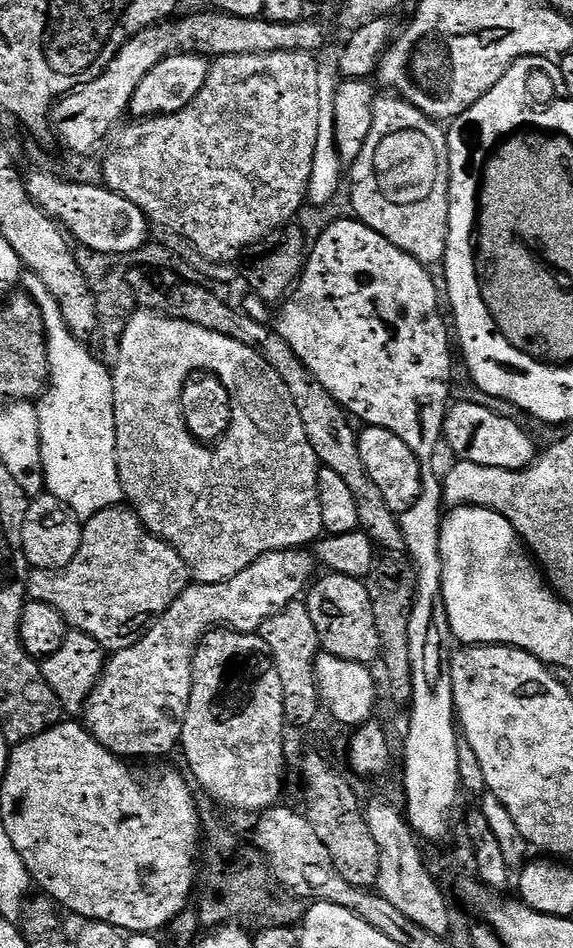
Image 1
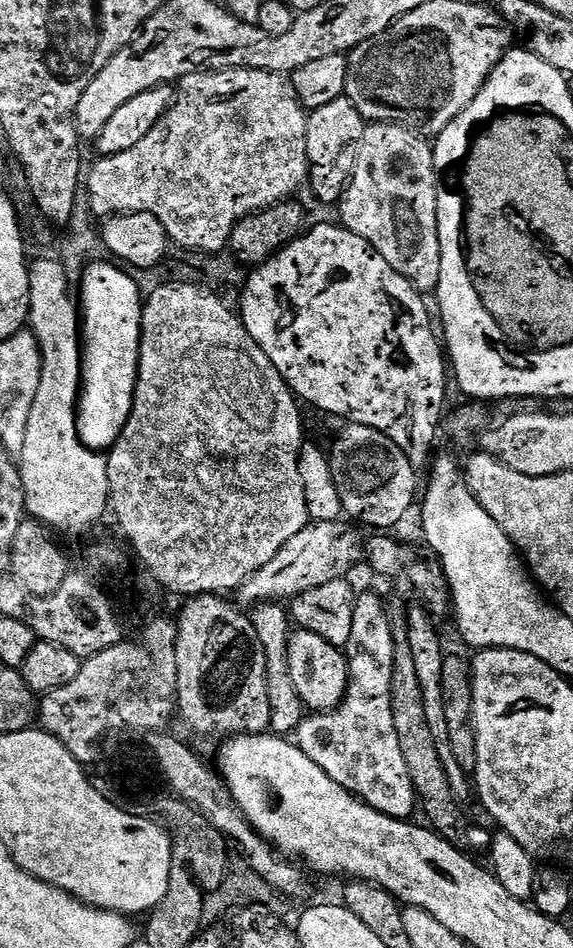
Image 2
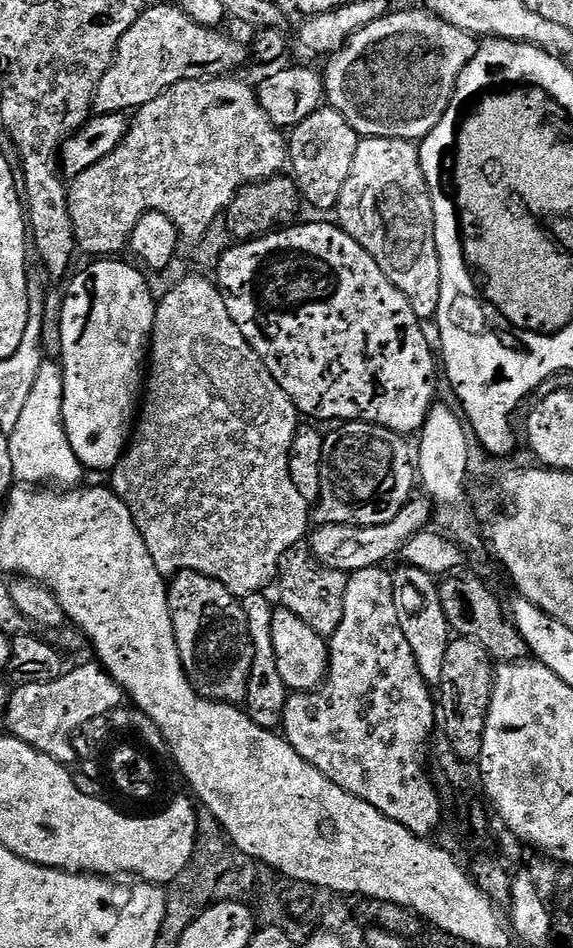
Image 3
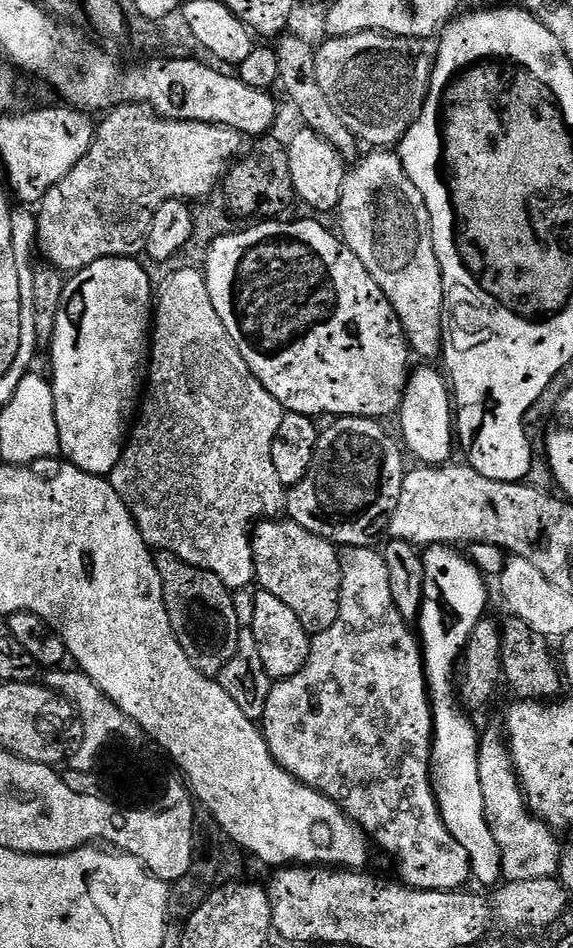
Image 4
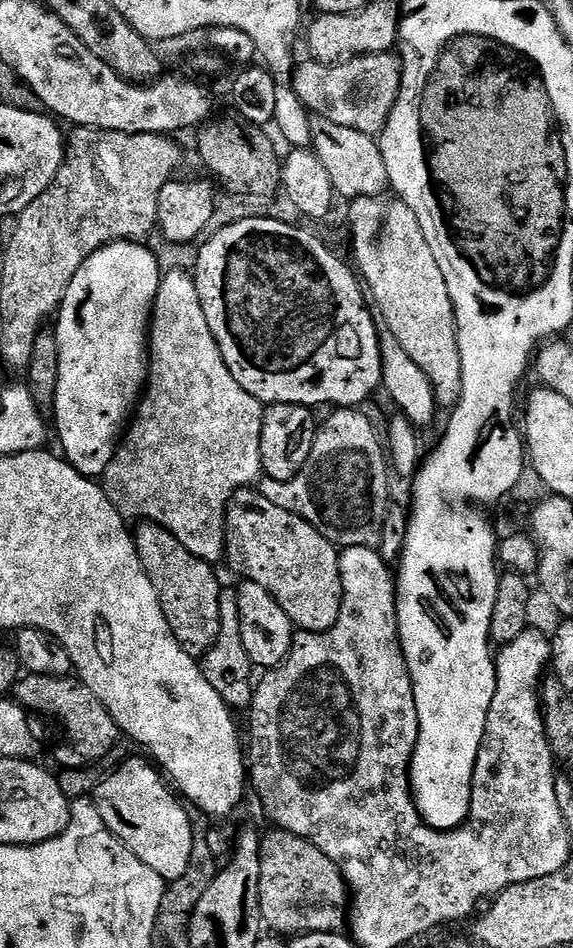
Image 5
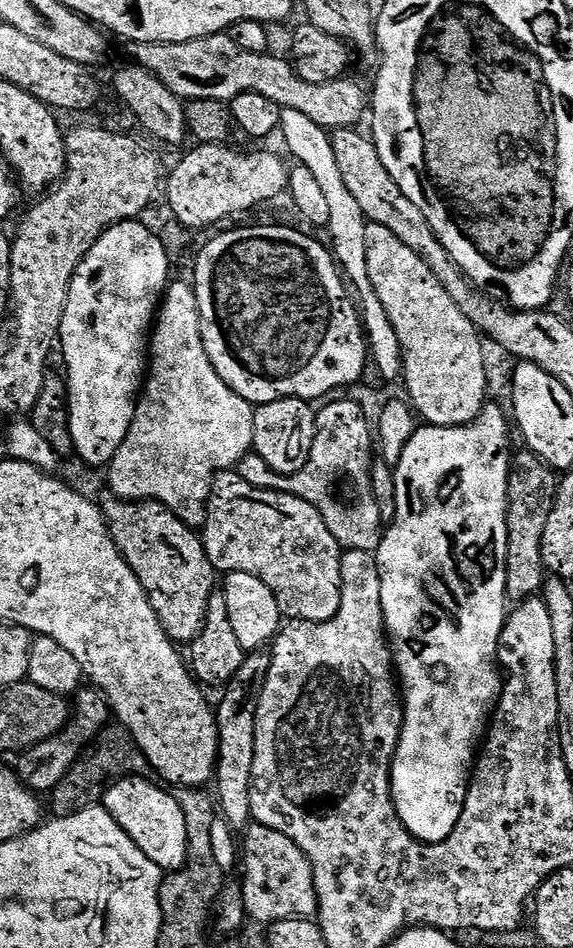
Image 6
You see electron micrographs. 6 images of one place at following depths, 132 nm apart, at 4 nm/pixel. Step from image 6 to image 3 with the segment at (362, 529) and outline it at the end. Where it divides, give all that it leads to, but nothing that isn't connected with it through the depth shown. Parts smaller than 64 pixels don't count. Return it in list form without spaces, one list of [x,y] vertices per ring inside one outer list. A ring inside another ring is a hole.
[[[344,422],[337,432],[328,432],[322,450],[322,484],[320,499],[315,501],[310,516],[317,525],[341,524],[342,526],[382,526],[402,510],[402,506],[414,495],[412,483],[418,480],[418,468],[414,463],[414,448],[407,444],[399,432],[391,432],[377,424]]]

